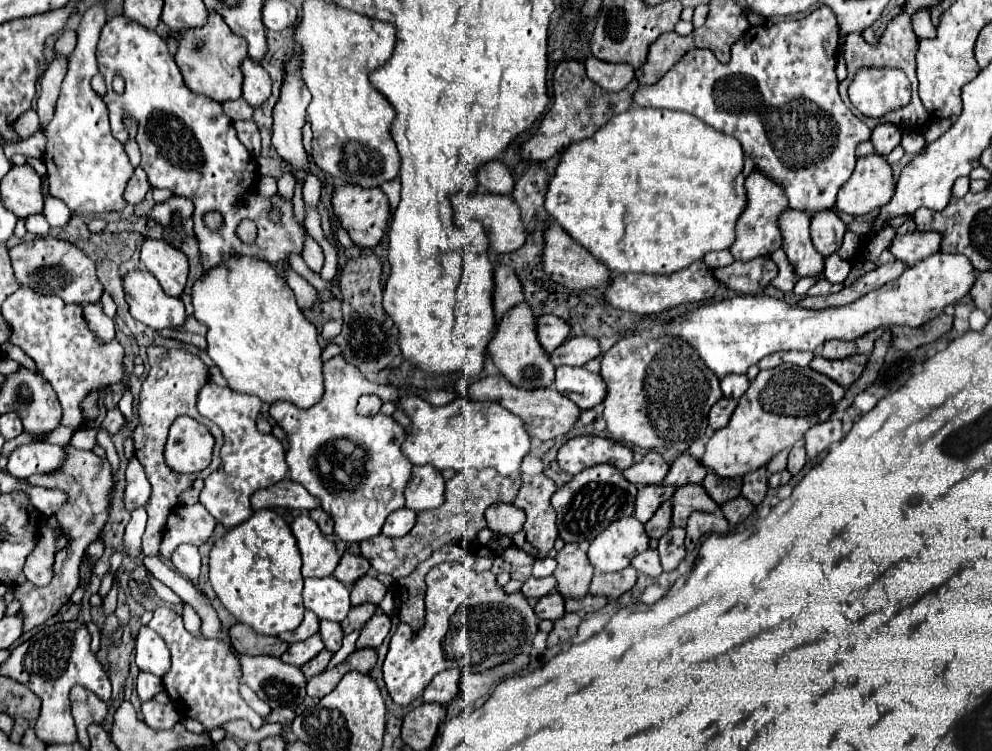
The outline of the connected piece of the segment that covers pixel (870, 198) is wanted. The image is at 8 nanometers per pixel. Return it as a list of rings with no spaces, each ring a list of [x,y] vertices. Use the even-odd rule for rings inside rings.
[[[879,155],[857,159],[857,167],[839,189],[835,207],[851,217],[883,207],[895,193],[895,179],[889,163]]]

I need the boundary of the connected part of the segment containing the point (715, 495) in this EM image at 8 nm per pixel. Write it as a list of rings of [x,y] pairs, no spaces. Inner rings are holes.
[[[709,471],[707,477],[703,479],[705,491],[709,493],[709,497],[711,497],[717,505],[723,505],[725,501],[739,497],[739,495],[741,495],[741,485],[743,485],[743,479],[741,479],[741,477],[725,479],[725,477],[715,475],[713,471]]]

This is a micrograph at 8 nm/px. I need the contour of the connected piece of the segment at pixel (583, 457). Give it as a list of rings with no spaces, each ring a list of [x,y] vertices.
[[[593,435],[573,437],[567,443],[563,443],[557,453],[557,461],[561,469],[569,475],[577,475],[583,469],[599,463],[615,465],[621,471],[635,463],[633,451],[627,445],[621,445],[605,437],[593,437]]]

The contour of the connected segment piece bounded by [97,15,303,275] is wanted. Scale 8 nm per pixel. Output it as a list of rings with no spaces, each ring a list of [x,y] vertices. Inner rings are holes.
[[[115,15],[101,29],[97,63],[99,73],[107,81],[107,95],[103,101],[109,109],[113,137],[121,143],[129,141],[123,119],[133,117],[137,121],[135,141],[141,149],[141,167],[147,171],[151,189],[169,189],[199,205],[193,213],[193,221],[203,253],[203,269],[215,267],[231,255],[255,255],[273,263],[277,273],[283,275],[287,253],[301,253],[303,247],[303,229],[293,221],[293,205],[285,203],[281,197],[267,201],[249,193],[257,175],[255,159],[237,139],[233,121],[223,115],[221,105],[207,97],[199,97],[185,87],[167,41],[125,15]],[[117,75],[125,79],[123,95],[117,95],[111,87],[111,81]],[[209,211],[219,211],[223,215],[223,225],[217,231],[211,231],[203,221],[203,215]],[[271,211],[279,213],[279,223],[271,221]],[[243,219],[251,219],[257,225],[257,239],[251,245],[235,235],[235,229]]]

